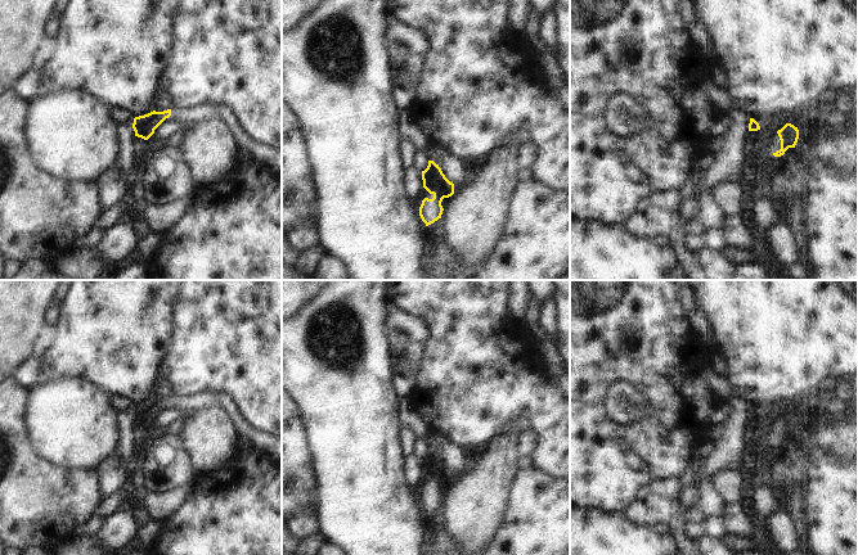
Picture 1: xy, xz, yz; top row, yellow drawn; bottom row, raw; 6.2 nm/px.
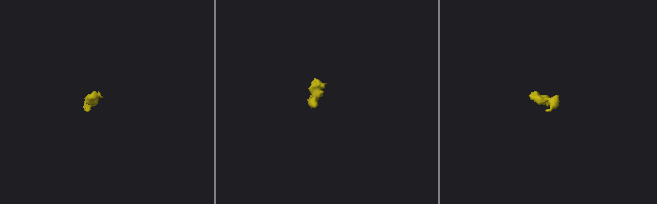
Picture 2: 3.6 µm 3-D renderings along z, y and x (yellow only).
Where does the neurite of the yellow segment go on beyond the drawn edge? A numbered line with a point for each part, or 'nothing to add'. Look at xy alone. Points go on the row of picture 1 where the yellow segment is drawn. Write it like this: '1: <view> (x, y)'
1: xy (188, 116)

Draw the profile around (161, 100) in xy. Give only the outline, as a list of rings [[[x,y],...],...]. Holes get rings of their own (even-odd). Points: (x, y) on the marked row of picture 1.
[[[160,90],[153,96],[153,110],[163,112],[163,110],[171,109],[172,107],[174,107],[172,101],[166,91]]]

